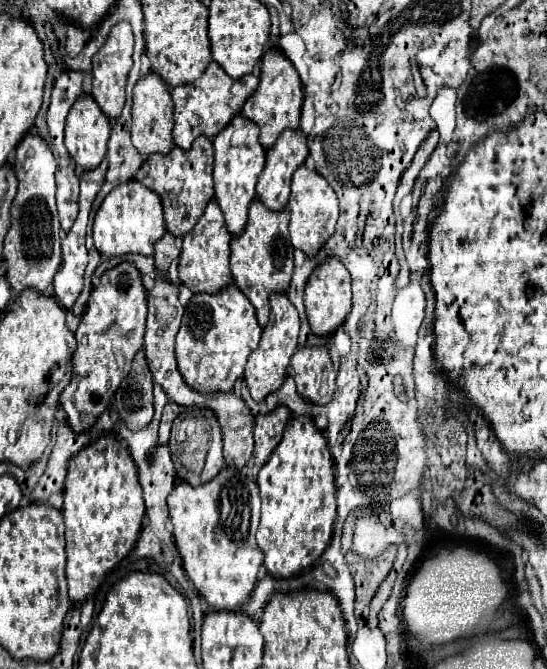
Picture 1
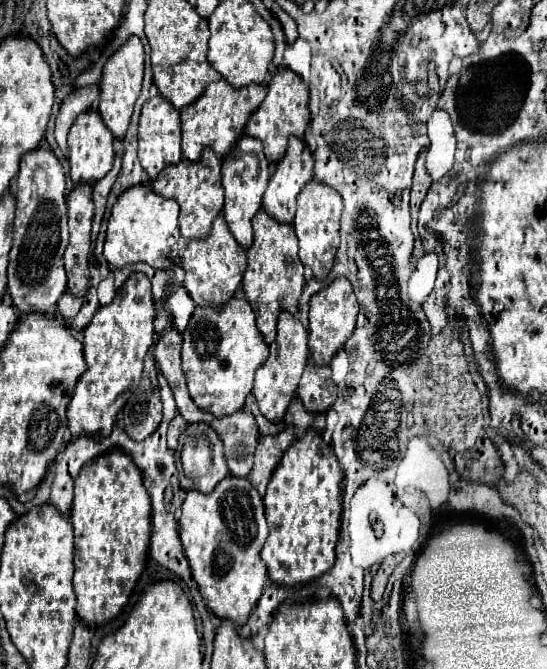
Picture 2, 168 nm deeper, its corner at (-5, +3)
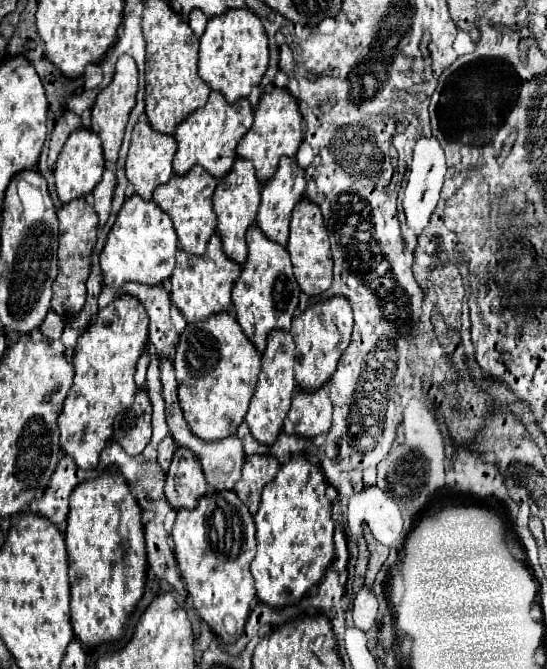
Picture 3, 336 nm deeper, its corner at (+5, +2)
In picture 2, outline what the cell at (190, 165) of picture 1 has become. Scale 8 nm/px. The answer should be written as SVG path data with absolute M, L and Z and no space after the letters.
M210 147L202 151L198 161L182 159L176 165L168 165L150 183L150 187L160 195L172 197L178 201L178 205L180 205L180 237L184 241L190 241L194 237L206 237L208 229L212 227L214 217L224 207L224 189L222 189L222 181L220 181L220 159L216 157L216 153Z

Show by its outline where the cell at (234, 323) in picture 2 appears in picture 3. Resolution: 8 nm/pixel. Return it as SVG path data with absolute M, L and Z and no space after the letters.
M214 314L204 322L188 324L180 336L174 356L178 400L194 436L214 442L236 434L260 374L260 354L246 338L236 320L228 314Z

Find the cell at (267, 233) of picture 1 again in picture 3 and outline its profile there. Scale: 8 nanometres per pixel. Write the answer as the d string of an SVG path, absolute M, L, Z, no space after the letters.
M252 226L246 232L248 242L248 260L242 266L242 274L232 290L232 302L234 302L234 314L248 336L248 340L254 344L258 352L264 352L266 338L272 330L290 330L290 322L294 318L294 310L298 306L300 288L294 280L292 262L288 258L288 252L284 246L268 240L258 226Z

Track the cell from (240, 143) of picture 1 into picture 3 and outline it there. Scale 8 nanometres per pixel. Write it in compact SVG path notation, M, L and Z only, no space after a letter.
M238 158L234 162L232 172L222 182L218 180L218 186L214 192L214 212L218 216L218 234L222 238L222 246L226 250L226 256L240 266L246 262L246 238L244 238L244 234L256 222L258 206L260 206L260 184L256 180L254 168L244 158Z

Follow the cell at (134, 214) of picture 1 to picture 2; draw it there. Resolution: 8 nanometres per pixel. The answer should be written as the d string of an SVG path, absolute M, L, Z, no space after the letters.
M136 185L120 193L108 217L108 231L104 241L104 257L114 267L124 267L128 263L148 263L154 269L172 269L178 261L178 205L176 201L162 197L148 189L146 185Z

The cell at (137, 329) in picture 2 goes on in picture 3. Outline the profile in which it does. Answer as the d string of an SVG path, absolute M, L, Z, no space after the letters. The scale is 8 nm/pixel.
M128 294L114 298L96 316L96 322L80 336L74 352L74 384L64 400L64 410L58 416L60 444L70 454L78 468L90 470L100 462L100 452L112 436L116 414L130 408L136 394L134 372L136 362L148 346L148 318L140 302Z

